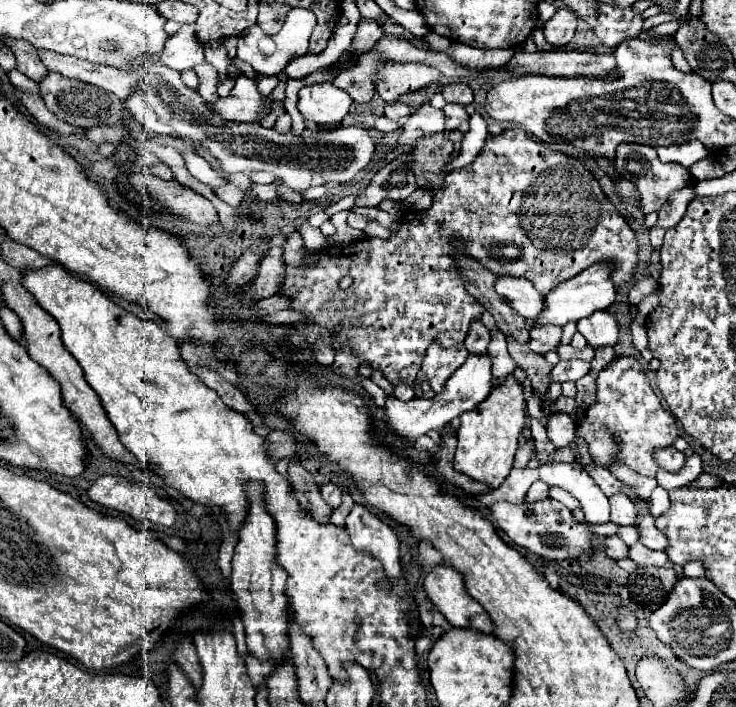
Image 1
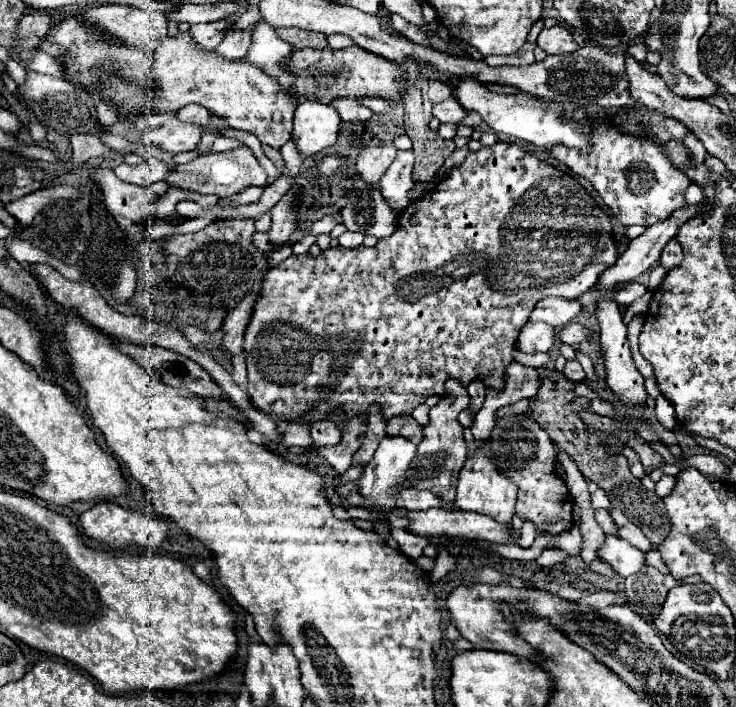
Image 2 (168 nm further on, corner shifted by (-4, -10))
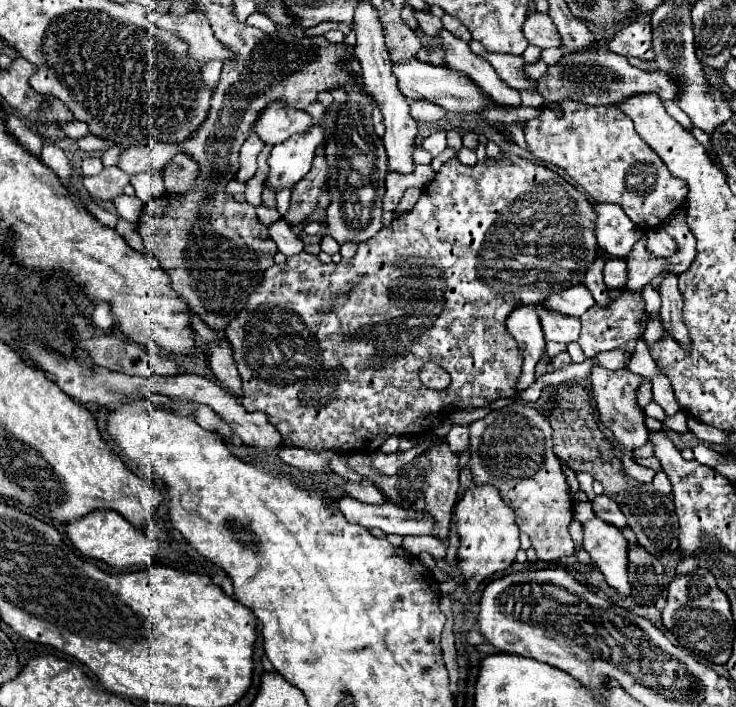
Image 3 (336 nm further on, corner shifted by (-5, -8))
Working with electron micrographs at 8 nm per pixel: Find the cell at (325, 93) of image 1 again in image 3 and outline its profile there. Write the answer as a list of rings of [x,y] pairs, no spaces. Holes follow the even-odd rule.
[[[313,125],[309,133],[293,135],[287,141],[275,145],[267,159],[269,173],[265,185],[275,193],[291,189],[311,169],[315,149],[323,141],[325,141],[325,131],[319,125]]]

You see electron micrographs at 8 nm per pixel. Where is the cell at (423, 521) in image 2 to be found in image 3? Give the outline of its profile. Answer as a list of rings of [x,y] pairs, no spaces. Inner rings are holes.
[[[351,497],[333,499],[331,511],[343,513],[347,521],[359,523],[367,529],[379,527],[385,533],[397,533],[397,535],[429,535],[433,523],[431,517],[397,507],[393,503],[369,505]]]

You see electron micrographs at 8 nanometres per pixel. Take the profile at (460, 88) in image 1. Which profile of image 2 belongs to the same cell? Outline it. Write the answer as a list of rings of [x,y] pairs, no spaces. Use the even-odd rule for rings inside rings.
[[[454,97],[438,103],[438,105],[432,109],[432,115],[438,117],[440,123],[460,123],[460,121],[466,117],[466,113],[468,113],[468,111],[466,111]]]

